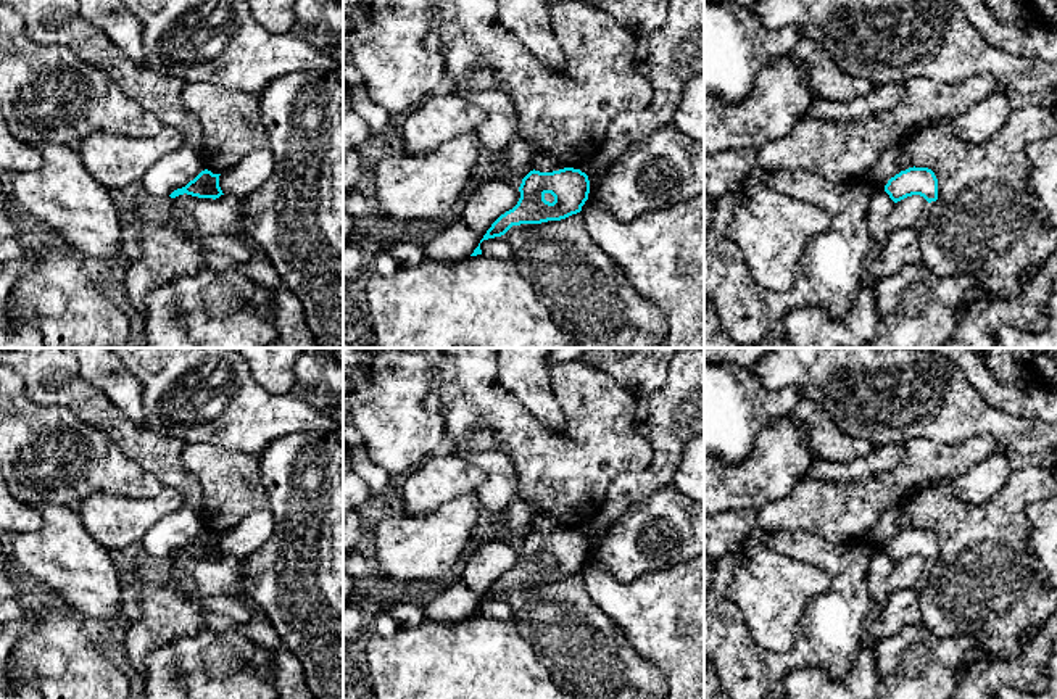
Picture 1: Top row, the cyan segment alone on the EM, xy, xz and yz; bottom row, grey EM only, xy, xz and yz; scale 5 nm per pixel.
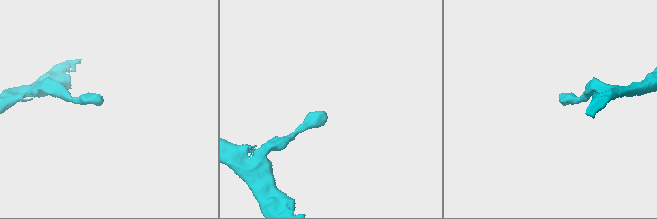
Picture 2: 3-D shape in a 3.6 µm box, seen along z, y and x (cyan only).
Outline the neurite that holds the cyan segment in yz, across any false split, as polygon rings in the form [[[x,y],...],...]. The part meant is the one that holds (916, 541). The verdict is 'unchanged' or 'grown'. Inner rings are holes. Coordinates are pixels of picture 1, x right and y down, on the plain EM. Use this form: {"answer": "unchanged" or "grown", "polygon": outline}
{"answer": "unchanged", "polygon": [[[914,527],[891,538],[885,552],[894,564],[912,556],[920,556],[931,564],[938,560],[938,540],[931,530]]]}

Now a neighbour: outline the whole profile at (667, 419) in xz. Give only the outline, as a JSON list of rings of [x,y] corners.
[[[678,348],[665,383],[657,391],[636,395],[635,430],[649,446],[649,467],[645,472],[624,472],[611,482],[599,512],[578,528],[585,535],[612,525],[635,503],[669,488],[685,445],[704,433],[701,348]]]

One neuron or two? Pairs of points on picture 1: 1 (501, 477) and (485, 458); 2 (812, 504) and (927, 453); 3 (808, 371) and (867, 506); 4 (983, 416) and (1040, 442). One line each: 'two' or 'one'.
1: one
2: one
3: two
4: one

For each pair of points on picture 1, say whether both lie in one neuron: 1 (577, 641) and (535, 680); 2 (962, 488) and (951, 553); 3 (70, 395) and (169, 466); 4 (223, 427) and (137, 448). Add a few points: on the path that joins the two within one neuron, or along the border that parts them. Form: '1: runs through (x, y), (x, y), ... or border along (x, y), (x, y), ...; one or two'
1: border along (524, 640), (555, 682); two
2: border along (924, 488), (948, 487), (974, 503), (998, 493); two
3: runs through (94, 408), (145, 446); one
4: border along (145, 427), (168, 437), (178, 437), (186, 443); two

